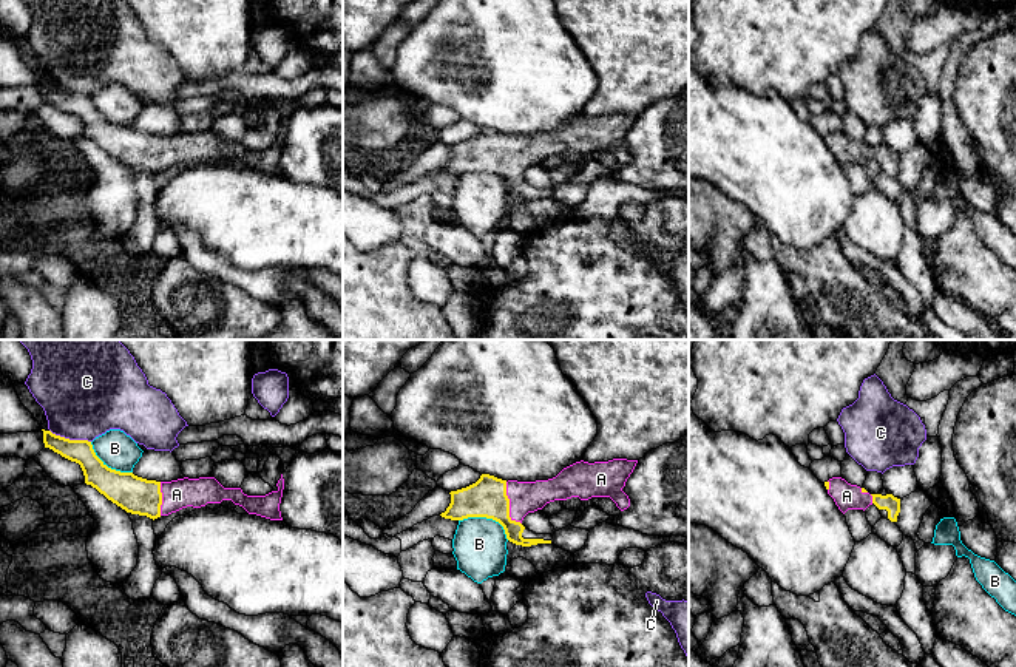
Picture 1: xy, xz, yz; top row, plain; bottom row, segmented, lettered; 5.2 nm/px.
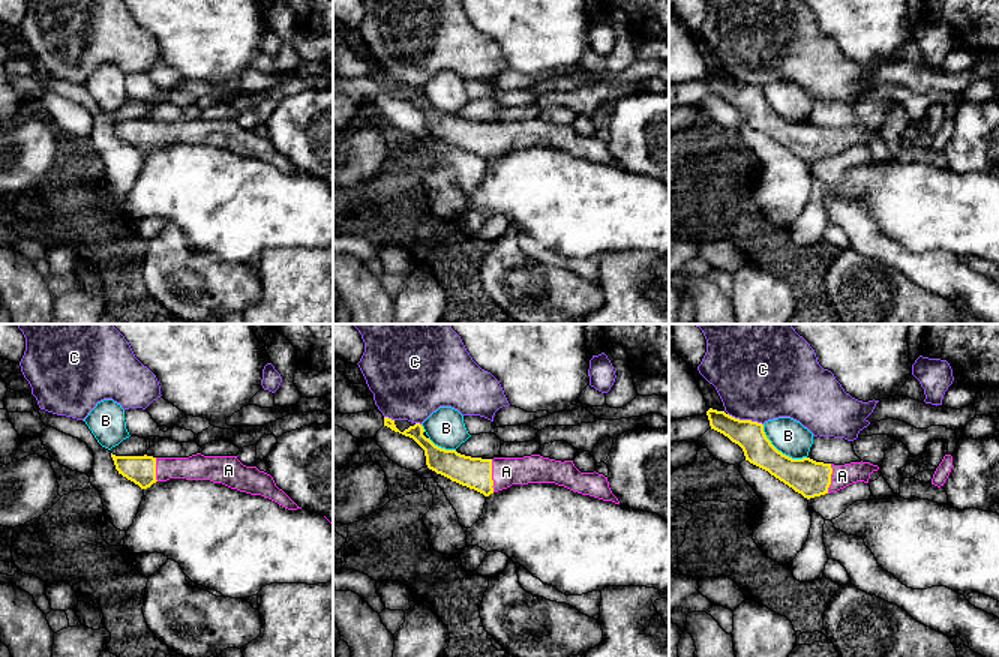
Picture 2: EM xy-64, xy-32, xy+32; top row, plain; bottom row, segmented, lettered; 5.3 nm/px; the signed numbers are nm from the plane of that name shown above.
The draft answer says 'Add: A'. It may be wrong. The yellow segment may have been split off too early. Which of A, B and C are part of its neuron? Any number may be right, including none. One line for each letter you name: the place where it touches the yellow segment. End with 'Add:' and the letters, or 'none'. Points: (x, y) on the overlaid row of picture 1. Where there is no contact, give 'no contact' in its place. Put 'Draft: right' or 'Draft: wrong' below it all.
A: xz (508, 505)
Add: A
Draft: right

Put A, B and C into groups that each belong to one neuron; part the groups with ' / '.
A / B / C

